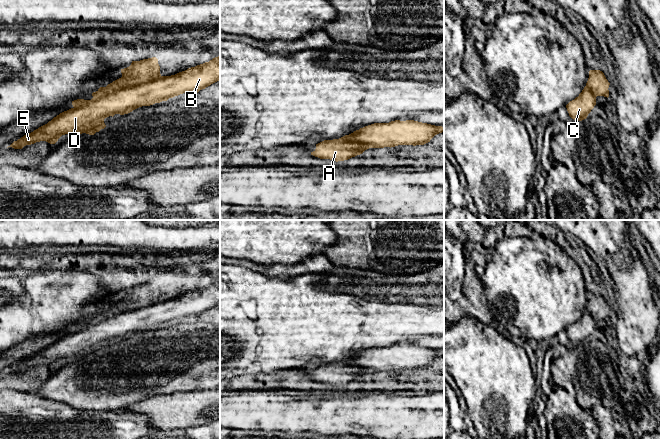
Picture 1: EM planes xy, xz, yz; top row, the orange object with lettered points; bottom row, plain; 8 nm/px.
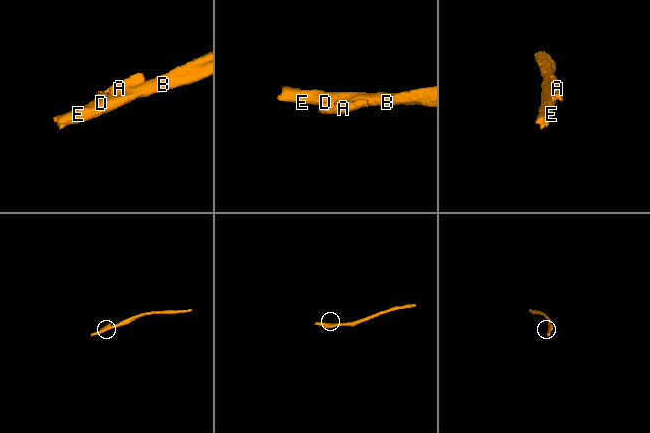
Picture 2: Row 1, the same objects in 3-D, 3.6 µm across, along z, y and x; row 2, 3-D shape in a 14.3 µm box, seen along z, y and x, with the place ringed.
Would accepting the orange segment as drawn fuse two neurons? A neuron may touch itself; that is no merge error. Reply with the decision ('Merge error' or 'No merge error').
Merge error

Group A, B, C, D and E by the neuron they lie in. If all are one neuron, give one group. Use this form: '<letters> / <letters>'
A / B C D E

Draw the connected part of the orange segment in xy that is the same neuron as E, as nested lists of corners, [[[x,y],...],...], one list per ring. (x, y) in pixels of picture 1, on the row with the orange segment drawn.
[[[220,56],[213,58],[209,62],[188,68],[185,71],[179,72],[171,76],[158,77],[155,80],[138,84],[135,86],[121,87],[112,89],[105,93],[100,93],[94,96],[91,100],[82,106],[71,108],[54,117],[47,124],[39,127],[33,132],[24,135],[17,141],[14,141],[10,146],[14,149],[22,149],[26,145],[31,145],[36,142],[46,141],[50,144],[55,144],[58,139],[65,134],[74,133],[75,136],[86,133],[94,135],[101,129],[106,127],[104,119],[115,114],[128,114],[133,110],[142,107],[150,106],[155,103],[167,101],[183,93],[196,92],[205,89],[211,84],[220,80]]]

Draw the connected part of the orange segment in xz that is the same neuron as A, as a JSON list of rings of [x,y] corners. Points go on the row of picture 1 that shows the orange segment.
[[[333,139],[316,144],[316,149],[311,152],[311,155],[338,162],[360,155],[367,149],[369,149],[368,146],[358,142]]]

